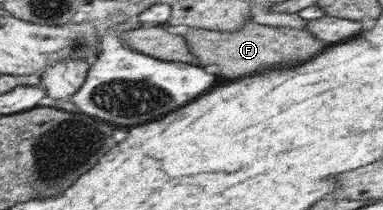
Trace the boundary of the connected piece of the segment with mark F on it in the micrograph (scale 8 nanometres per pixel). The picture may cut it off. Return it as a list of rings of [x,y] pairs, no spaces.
[[[247,22],[242,28],[234,32],[217,32],[215,30],[204,30],[203,28],[187,28],[185,36],[182,37],[187,48],[191,48],[191,54],[203,64],[219,66],[221,76],[225,78],[239,78],[245,74],[253,74],[265,68],[273,66],[295,66],[303,62],[305,58],[309,60],[311,56],[319,54],[327,44],[325,41],[315,39],[304,29],[297,28],[272,28]]]

